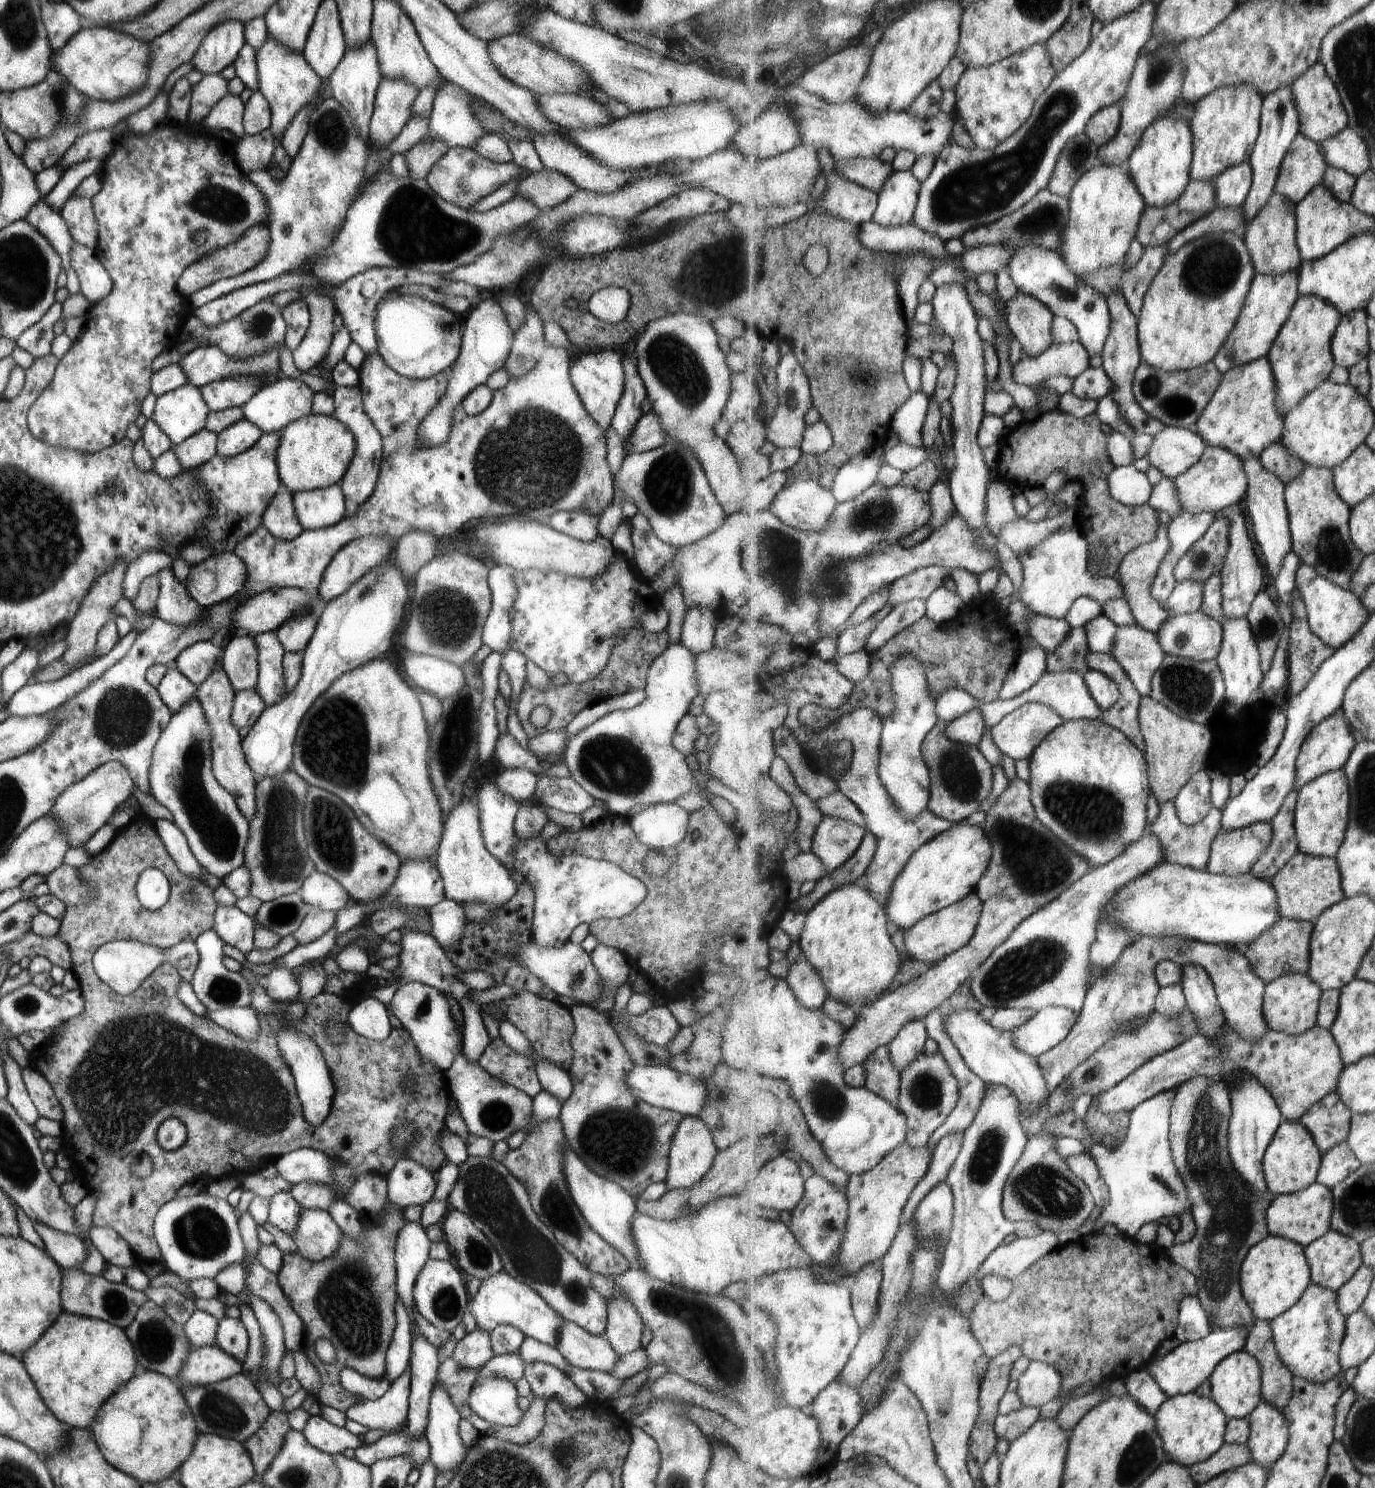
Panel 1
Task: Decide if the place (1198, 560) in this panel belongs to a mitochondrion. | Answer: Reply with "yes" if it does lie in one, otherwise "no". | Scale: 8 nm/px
yes

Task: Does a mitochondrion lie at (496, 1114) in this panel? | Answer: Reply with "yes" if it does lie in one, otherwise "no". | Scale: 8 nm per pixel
yes

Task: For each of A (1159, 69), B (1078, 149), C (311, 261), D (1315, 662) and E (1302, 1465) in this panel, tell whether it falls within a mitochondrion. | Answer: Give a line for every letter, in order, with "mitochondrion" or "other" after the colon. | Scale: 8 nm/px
A: mitochondrion
B: mitochondrion
C: other
D: other
E: other

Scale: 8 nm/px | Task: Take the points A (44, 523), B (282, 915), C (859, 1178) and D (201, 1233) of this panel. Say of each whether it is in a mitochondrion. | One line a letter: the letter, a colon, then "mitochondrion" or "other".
A: mitochondrion
B: mitochondrion
C: other
D: mitochondrion

